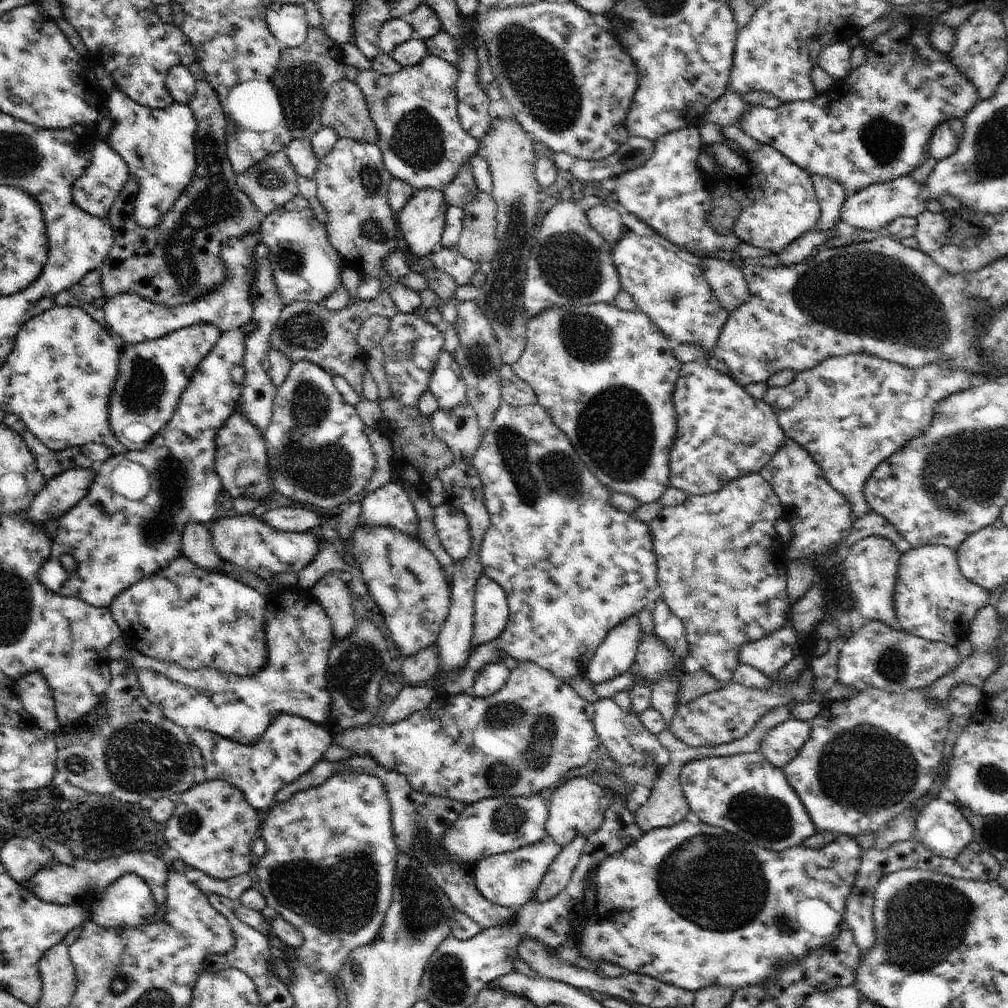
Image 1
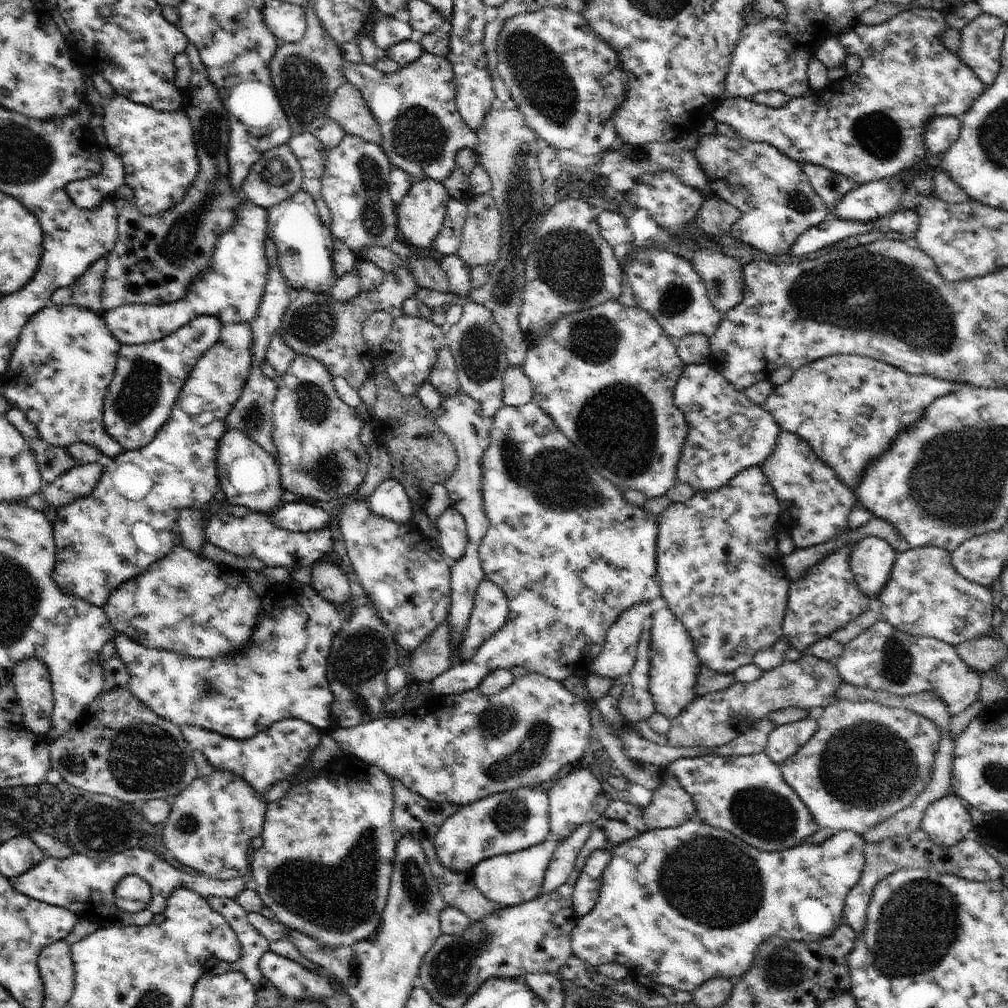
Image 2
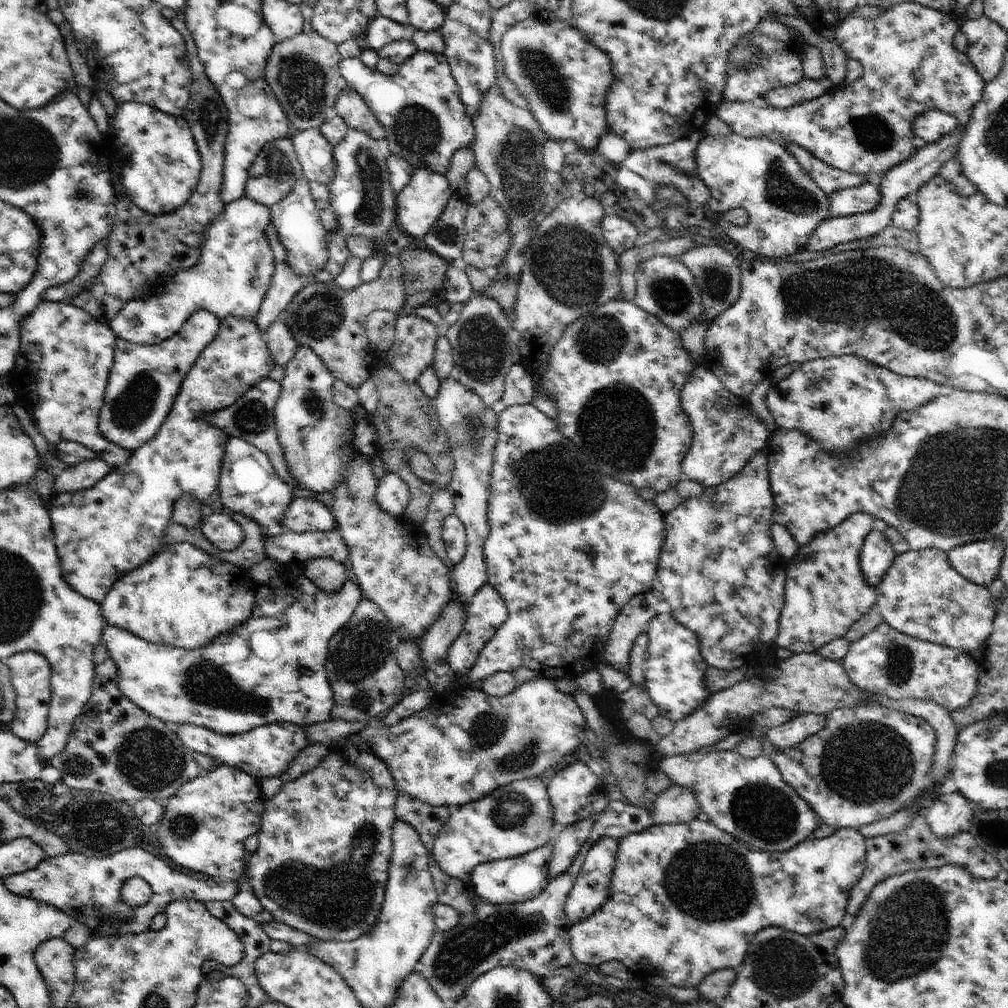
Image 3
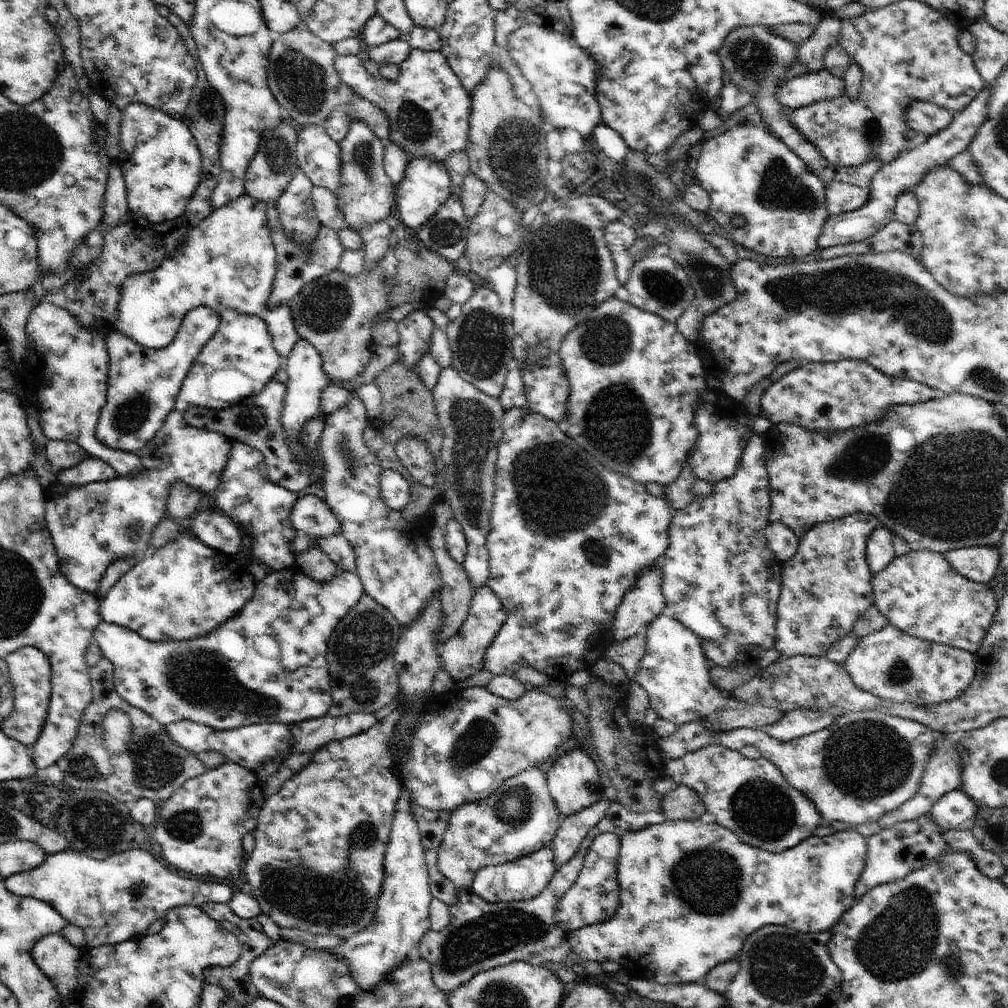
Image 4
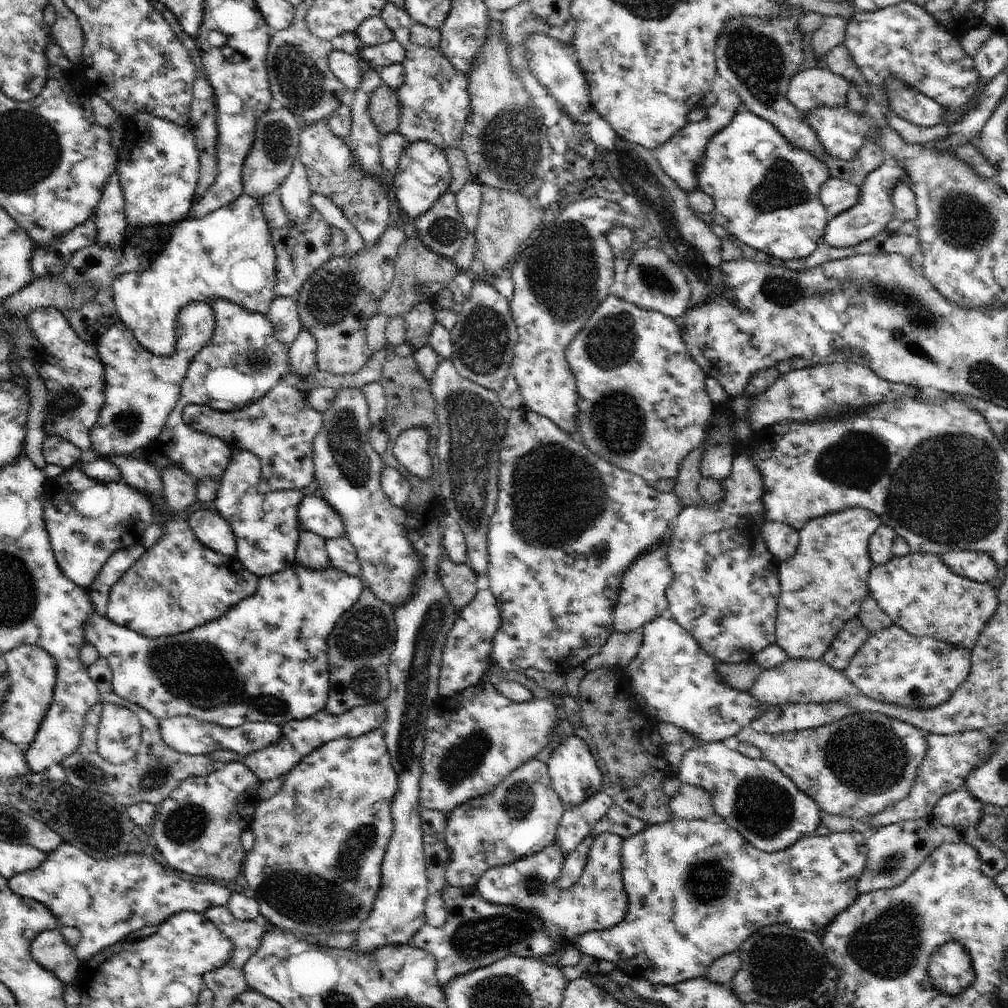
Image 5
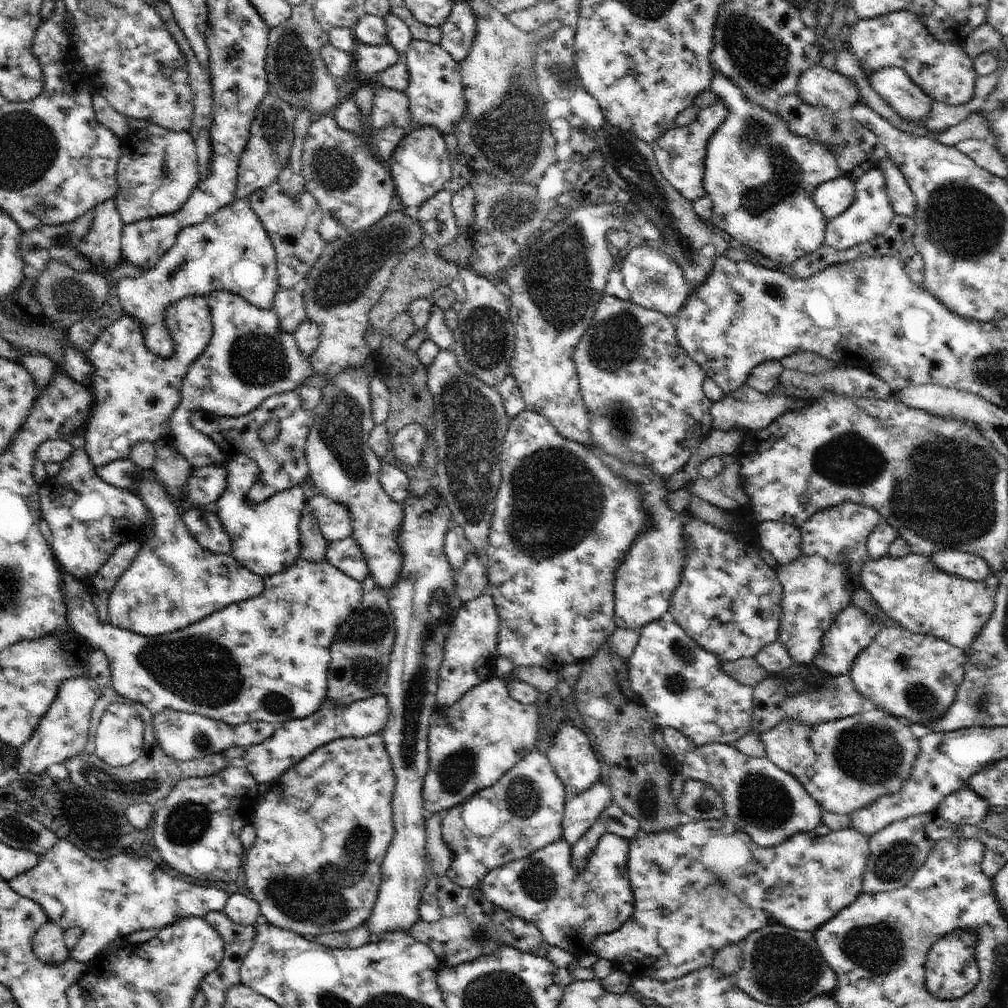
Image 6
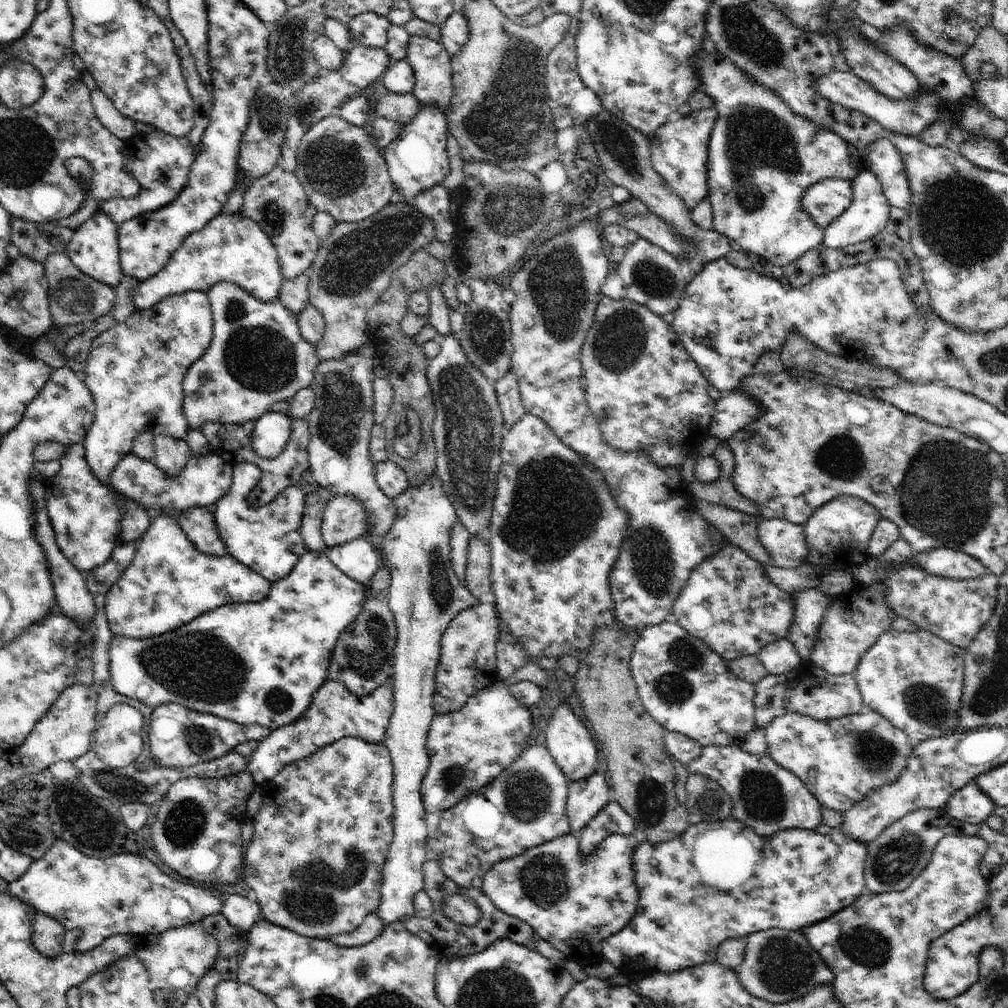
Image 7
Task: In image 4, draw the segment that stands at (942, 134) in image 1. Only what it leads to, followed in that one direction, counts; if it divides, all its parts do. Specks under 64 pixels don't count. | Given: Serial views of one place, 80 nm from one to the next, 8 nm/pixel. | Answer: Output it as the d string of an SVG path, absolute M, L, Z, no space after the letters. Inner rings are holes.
M912 102L909 104L909 107L905 108L905 121L907 126L913 128L917 134L925 134L927 138L944 130L953 120L948 110L931 102Z

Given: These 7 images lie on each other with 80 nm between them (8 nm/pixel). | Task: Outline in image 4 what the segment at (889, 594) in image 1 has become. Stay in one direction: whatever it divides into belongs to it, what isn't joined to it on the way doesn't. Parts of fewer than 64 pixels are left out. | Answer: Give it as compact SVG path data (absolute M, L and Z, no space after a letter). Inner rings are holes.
M878 526L867 542L866 558L871 573L883 571L896 557L893 532L888 527Z

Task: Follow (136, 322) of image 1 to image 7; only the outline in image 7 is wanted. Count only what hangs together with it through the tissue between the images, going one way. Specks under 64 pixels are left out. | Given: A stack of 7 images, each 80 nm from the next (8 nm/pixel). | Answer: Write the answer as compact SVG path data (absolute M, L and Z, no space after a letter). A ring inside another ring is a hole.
M220 212L202 230L188 236L158 274L130 291L136 310L152 308L159 300L186 291L208 292L221 280L240 286L258 300L274 302L279 298L284 279L277 248L258 223L242 212L233 215Z

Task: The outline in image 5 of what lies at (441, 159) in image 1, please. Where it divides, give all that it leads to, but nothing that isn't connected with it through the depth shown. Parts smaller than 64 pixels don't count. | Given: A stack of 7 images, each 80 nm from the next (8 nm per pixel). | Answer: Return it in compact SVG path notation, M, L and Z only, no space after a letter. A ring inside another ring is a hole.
M409 42L405 48L406 58L402 62L404 84L394 90L402 104L400 124L396 132L404 136L408 145L418 140L426 140L442 152L448 148L458 148L462 130L471 114L467 76L458 72L438 47L424 48ZM336 51L330 52L328 56L328 64L332 73L350 92L358 90L362 86L364 80L364 66L356 55L350 55L346 52Z

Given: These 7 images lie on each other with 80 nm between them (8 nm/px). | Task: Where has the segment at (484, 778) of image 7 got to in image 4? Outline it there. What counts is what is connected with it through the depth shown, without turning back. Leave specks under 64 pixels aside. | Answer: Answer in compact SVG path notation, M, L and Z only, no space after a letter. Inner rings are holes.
M486 687L453 688L448 692L435 694L431 698L428 698L428 701L424 704L422 716L416 720L418 726L414 728L414 737L412 738L412 740L416 742L410 744L410 750L406 752L406 758L400 760L400 766L396 768L402 783L402 788L406 788L406 790L410 792L413 803L417 803L419 806L429 810L446 810L450 813L464 804L474 803L475 801L487 798L492 792L496 792L508 778L512 778L512 776L516 776L516 774L520 774L520 772L524 772L524 770L530 770L532 766L540 765L542 762L549 760L562 741L566 739L566 736L572 734L574 726L572 714L576 710L577 708L572 705L566 697L554 698L546 694L546 692L540 691L538 688L534 688L530 691L525 690L524 694L522 694L518 700L514 701L496 696L488 692Z

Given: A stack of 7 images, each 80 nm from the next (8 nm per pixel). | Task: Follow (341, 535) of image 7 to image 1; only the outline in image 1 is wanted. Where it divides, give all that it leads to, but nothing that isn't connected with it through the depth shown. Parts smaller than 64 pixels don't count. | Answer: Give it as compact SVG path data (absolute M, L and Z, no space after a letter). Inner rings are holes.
M283 506L263 514L260 518L274 530L303 533L320 529L320 515L321 512L308 508Z

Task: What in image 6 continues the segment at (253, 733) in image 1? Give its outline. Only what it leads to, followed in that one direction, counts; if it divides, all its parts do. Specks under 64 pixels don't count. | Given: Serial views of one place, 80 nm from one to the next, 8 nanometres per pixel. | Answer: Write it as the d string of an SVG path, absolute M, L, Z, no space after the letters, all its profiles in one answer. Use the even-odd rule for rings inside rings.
M299 556L297 561L284 572L278 573L276 576L271 576L269 579L264 579L265 587L260 596L247 601L229 604L222 610L214 612L214 614L206 616L204 620L192 623L186 628L181 628L180 630L165 635L145 637L121 628L116 628L109 622L102 623L97 615L95 604L92 602L87 586L83 581L67 573L62 567L59 568L59 571L61 572L61 591L65 604L67 605L67 620L70 626L87 640L88 646L91 648L100 647L106 653L111 670L111 683L119 695L133 700L134 703L147 706L154 715L157 715L163 710L172 709L187 713L198 713L199 715L207 716L211 719L221 720L232 726L255 722L279 726L294 719L303 719L310 716L327 697L327 674L328 665L331 660L329 650L332 646L334 636L336 636L338 628L340 628L358 608L363 597L363 583L350 578L345 572L337 569L328 558L312 562Z

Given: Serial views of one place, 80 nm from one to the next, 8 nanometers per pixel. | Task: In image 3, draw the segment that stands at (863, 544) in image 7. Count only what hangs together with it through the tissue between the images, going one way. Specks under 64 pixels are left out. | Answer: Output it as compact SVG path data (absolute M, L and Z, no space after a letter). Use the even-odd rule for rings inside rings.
M857 512L827 532L816 533L810 542L799 546L796 556L791 563L787 563L784 606L775 638L778 648L790 650L794 655L818 653L824 645L844 637L854 622L862 618L868 610L875 608L875 590L867 583L860 564L864 539L874 528L875 521L875 516L870 513Z

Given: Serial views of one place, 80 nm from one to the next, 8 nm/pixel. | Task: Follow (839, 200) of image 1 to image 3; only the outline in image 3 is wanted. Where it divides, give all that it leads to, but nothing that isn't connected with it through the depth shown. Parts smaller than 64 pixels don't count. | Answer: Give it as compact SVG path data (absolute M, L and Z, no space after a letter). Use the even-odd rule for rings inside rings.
M788 143L787 149L795 156L795 159L802 165L806 174L828 195L843 188L855 187L874 181L874 177L865 174L854 174L843 171L827 162L822 162L809 150L806 150L798 143Z

